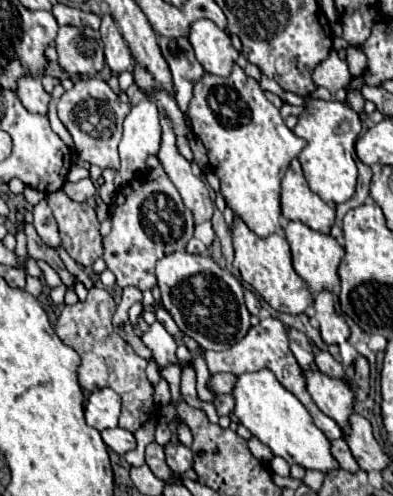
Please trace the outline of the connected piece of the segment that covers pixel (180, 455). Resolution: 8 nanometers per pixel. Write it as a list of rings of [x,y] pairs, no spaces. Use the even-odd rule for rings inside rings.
[[[173,442],[165,444],[165,460],[173,472],[185,474],[185,470],[191,468],[191,458],[193,458],[193,454],[187,446],[173,444]]]

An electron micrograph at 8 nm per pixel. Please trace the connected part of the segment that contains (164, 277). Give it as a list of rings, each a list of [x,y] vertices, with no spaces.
[[[173,252],[163,256],[155,264],[155,270],[165,310],[205,350],[227,350],[247,334],[251,324],[243,302],[243,286],[231,272],[219,268],[211,256]]]

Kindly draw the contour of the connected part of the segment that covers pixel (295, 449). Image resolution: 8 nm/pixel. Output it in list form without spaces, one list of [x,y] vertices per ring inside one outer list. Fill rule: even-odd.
[[[261,368],[257,372],[239,374],[231,394],[235,398],[233,412],[239,422],[263,444],[267,444],[275,456],[285,458],[289,464],[301,464],[307,470],[321,470],[325,474],[331,468],[339,468],[335,458],[331,458],[327,436],[313,424],[307,408],[291,392],[279,386],[279,380],[271,374],[271,370]]]

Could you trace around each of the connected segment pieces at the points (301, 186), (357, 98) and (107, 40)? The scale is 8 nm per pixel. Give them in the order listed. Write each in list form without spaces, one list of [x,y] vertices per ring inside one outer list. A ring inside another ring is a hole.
[[[297,158],[281,180],[281,212],[287,220],[299,220],[317,232],[329,232],[335,220],[335,208],[309,190]]]
[[[345,88],[347,90],[347,104],[357,112],[357,114],[361,114],[361,116],[365,116],[365,110],[363,110],[363,104],[365,104],[365,98],[361,96],[360,91],[353,90],[353,88]]]
[[[109,14],[101,16],[101,40],[105,44],[105,60],[113,72],[125,72],[133,62],[129,46],[125,44],[115,20]]]

